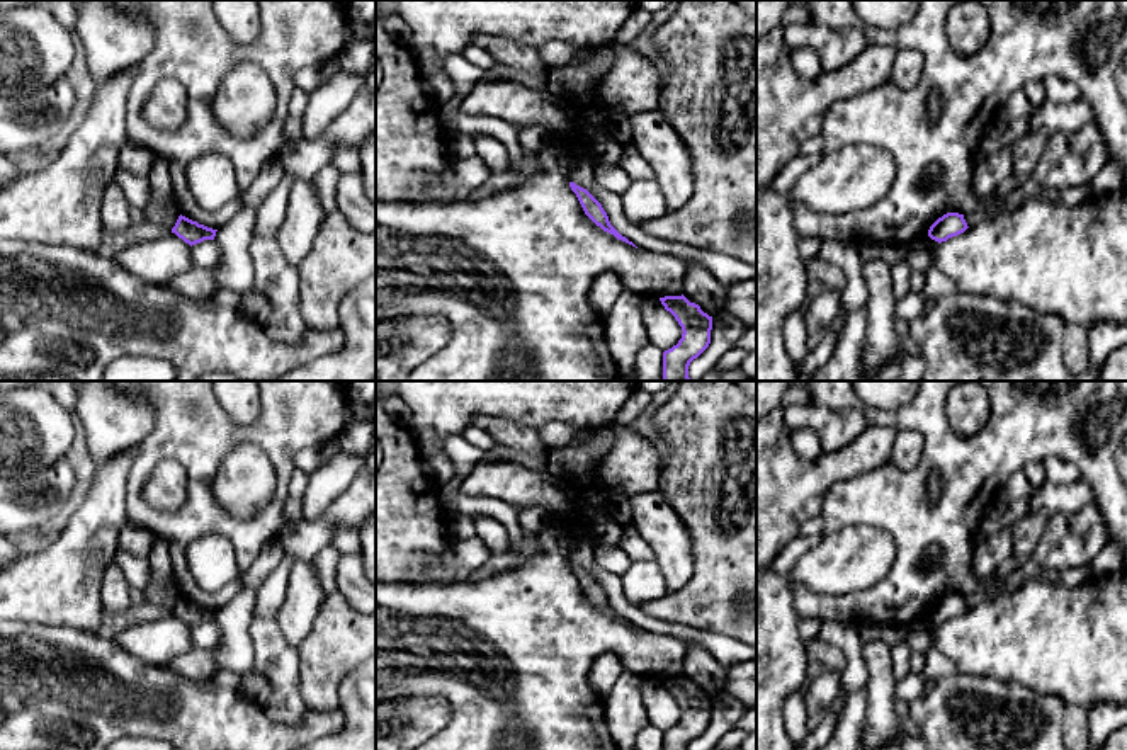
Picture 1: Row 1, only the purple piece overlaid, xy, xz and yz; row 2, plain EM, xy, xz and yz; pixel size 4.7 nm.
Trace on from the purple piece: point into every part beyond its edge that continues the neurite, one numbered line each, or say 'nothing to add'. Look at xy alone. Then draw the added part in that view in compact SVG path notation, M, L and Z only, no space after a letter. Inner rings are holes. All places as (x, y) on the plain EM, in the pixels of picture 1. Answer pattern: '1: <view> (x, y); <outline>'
nothing to add

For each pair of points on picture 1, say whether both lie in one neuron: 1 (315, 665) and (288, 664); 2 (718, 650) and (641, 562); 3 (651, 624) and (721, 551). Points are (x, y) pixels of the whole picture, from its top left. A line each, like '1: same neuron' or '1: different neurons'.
1: different neurons
2: different neurons
3: different neurons

